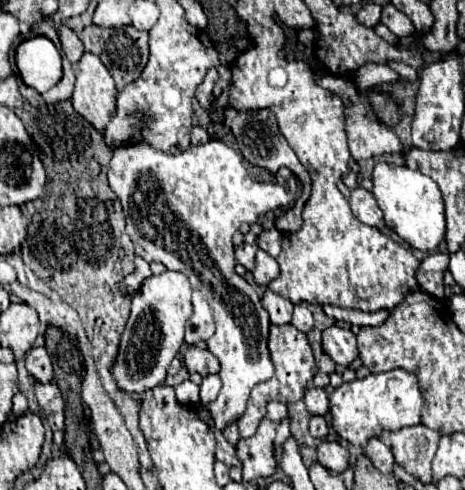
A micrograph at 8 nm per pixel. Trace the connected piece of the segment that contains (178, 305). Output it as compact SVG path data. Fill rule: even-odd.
M165 270L163 274L153 274L143 280L139 292L133 296L131 316L119 346L119 358L115 370L111 370L123 390L141 394L165 382L167 368L183 344L185 322L191 316L191 292L191 284L181 272Z

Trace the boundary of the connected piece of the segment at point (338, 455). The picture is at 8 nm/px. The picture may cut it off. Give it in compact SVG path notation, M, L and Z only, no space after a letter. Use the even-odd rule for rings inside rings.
M323 440L317 448L317 456L319 456L319 464L333 474L345 472L349 468L349 450L343 448L339 442Z

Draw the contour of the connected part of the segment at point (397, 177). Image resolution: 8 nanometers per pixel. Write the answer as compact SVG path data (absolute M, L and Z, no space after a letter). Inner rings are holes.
M379 162L373 168L373 196L383 210L385 226L397 232L411 248L421 252L433 252L445 238L445 208L437 182L429 176L409 170L407 166L395 166Z

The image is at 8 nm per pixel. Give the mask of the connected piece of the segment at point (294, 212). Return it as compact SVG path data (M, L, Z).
M301 196L291 210L287 210L283 216L279 216L279 218L275 220L275 228L277 228L279 232L295 232L295 230L299 230L303 204L305 204L305 196Z

